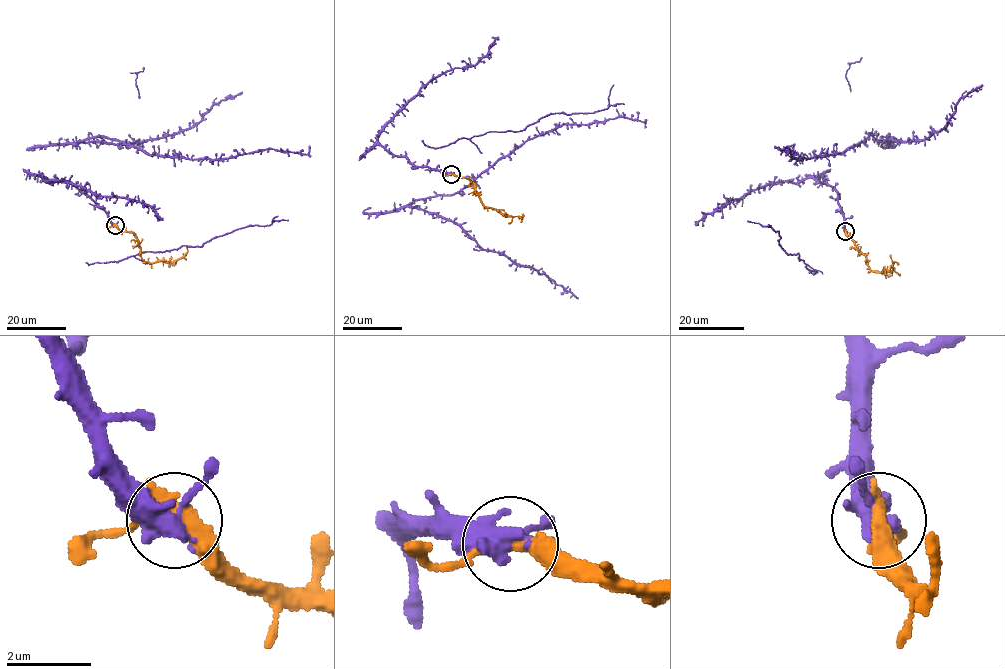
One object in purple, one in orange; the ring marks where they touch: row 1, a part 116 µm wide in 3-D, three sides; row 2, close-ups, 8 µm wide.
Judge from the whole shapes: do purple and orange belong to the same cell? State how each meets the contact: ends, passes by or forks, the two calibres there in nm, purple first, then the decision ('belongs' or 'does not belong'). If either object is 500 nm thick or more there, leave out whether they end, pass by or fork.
purple passes by; orange passes by; 440 nm thick on the purple side, 380 nm on the other; belongs

